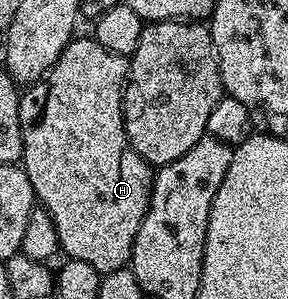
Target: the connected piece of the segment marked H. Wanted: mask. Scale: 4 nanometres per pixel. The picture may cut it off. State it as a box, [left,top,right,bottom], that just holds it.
[19,37,154,272]

